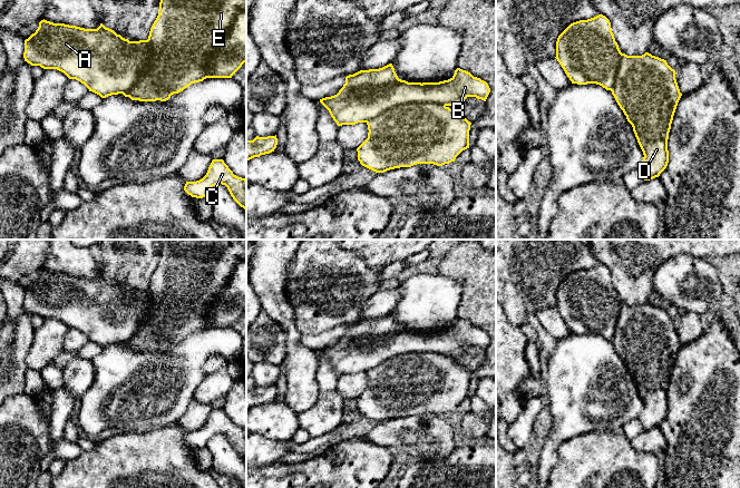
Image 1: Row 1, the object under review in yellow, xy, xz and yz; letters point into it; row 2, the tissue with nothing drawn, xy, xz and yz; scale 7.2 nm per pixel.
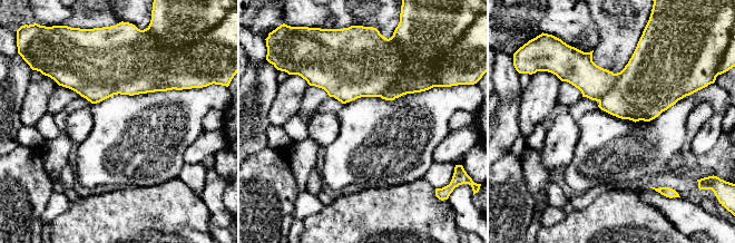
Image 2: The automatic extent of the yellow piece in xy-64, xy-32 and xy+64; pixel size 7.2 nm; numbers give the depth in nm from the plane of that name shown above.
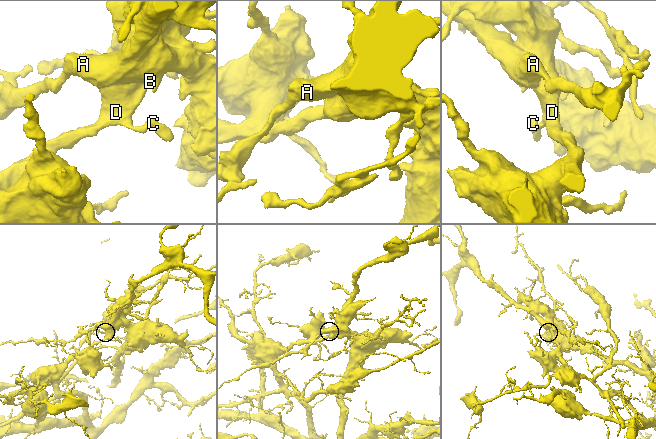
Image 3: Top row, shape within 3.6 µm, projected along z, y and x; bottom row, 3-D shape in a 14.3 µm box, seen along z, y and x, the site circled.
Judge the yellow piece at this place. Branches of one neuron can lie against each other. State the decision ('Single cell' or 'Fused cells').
Fused cells

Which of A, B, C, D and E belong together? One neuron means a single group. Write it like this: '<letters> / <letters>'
A B / C D E

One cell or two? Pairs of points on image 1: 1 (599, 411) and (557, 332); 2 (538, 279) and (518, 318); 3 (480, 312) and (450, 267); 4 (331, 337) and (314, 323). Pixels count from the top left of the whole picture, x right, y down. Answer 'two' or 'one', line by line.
1: two
2: one
3: one
4: two

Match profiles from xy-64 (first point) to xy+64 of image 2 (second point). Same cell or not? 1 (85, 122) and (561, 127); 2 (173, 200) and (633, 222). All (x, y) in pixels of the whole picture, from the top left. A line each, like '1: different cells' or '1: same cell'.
1: same cell
2: same cell

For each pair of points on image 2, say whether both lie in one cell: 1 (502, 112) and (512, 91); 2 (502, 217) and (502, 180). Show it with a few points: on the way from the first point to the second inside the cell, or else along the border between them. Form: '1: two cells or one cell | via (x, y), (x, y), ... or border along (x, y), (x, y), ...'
1: two cells | border along (499, 99), (501, 101), (519, 100)
2: one cell | via (501, 209), (502, 188)

